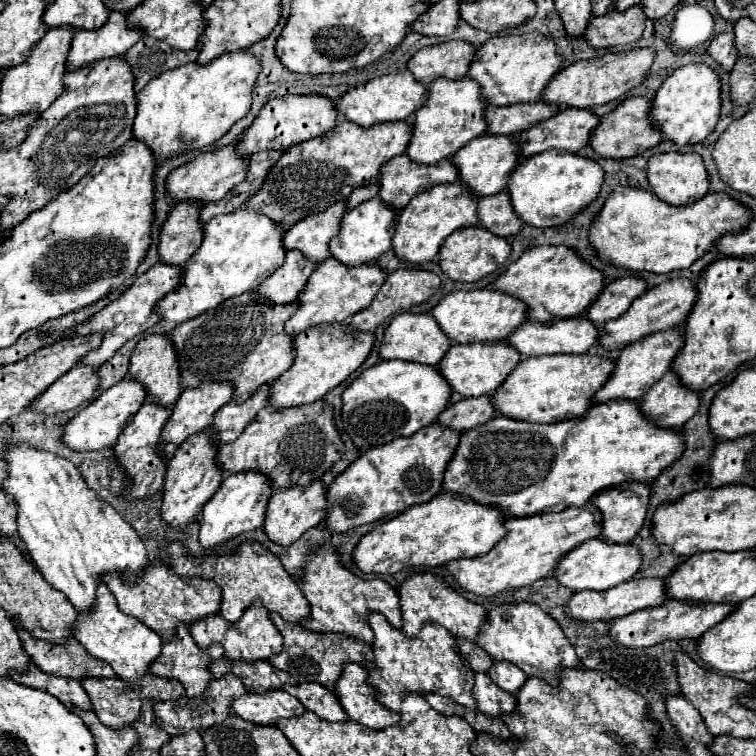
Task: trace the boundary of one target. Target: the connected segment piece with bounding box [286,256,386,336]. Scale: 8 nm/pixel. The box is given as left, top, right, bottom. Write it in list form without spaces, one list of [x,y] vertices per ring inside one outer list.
[[[328,258],[326,262],[320,262],[314,272],[310,274],[304,290],[298,296],[298,310],[296,314],[286,322],[286,332],[290,336],[296,336],[304,332],[306,328],[314,328],[324,322],[344,322],[352,318],[358,310],[366,308],[372,298],[376,296],[378,288],[386,280],[386,272],[382,272],[376,264],[360,264],[360,266],[344,266],[336,258]]]

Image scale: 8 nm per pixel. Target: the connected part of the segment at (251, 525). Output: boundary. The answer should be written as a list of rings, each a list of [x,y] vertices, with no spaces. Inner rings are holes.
[[[258,472],[230,474],[228,478],[224,478],[220,488],[216,490],[216,494],[206,502],[206,506],[202,510],[200,534],[198,534],[200,546],[204,550],[212,550],[212,548],[218,548],[218,546],[226,544],[228,540],[244,534],[244,532],[262,528],[270,494],[272,494],[272,488],[266,482],[266,476],[262,476]]]

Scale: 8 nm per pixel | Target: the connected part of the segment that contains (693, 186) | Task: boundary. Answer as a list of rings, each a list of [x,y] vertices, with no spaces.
[[[664,152],[654,154],[648,160],[648,182],[652,192],[666,204],[682,206],[698,202],[708,192],[708,174],[698,154],[680,154],[680,152]]]

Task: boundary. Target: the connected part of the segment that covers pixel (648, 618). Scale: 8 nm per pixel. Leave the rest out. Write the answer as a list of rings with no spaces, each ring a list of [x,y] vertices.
[[[668,600],[667,603],[632,612],[628,616],[612,620],[612,626],[608,630],[608,636],[626,646],[626,648],[646,648],[654,646],[664,640],[684,640],[684,638],[700,638],[706,630],[716,626],[726,614],[730,614],[734,606],[732,604],[704,604],[704,602],[680,602],[680,600]]]

